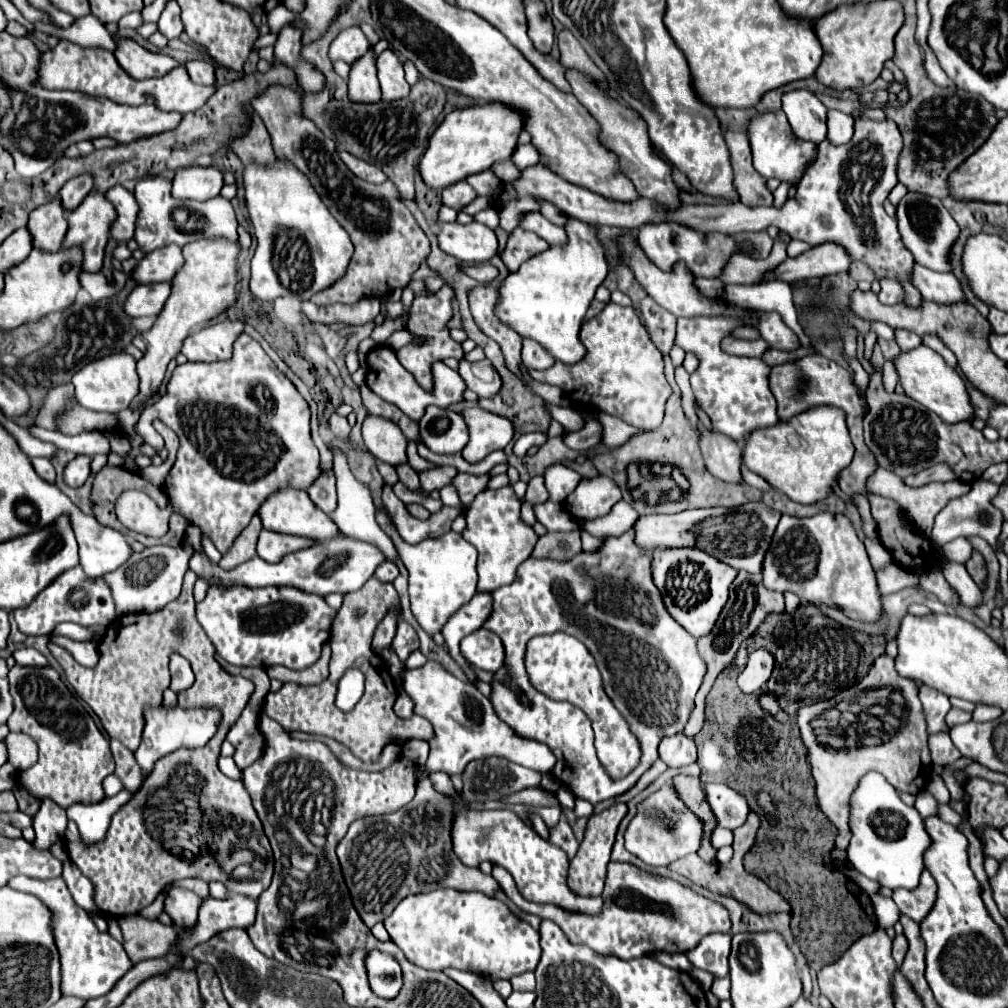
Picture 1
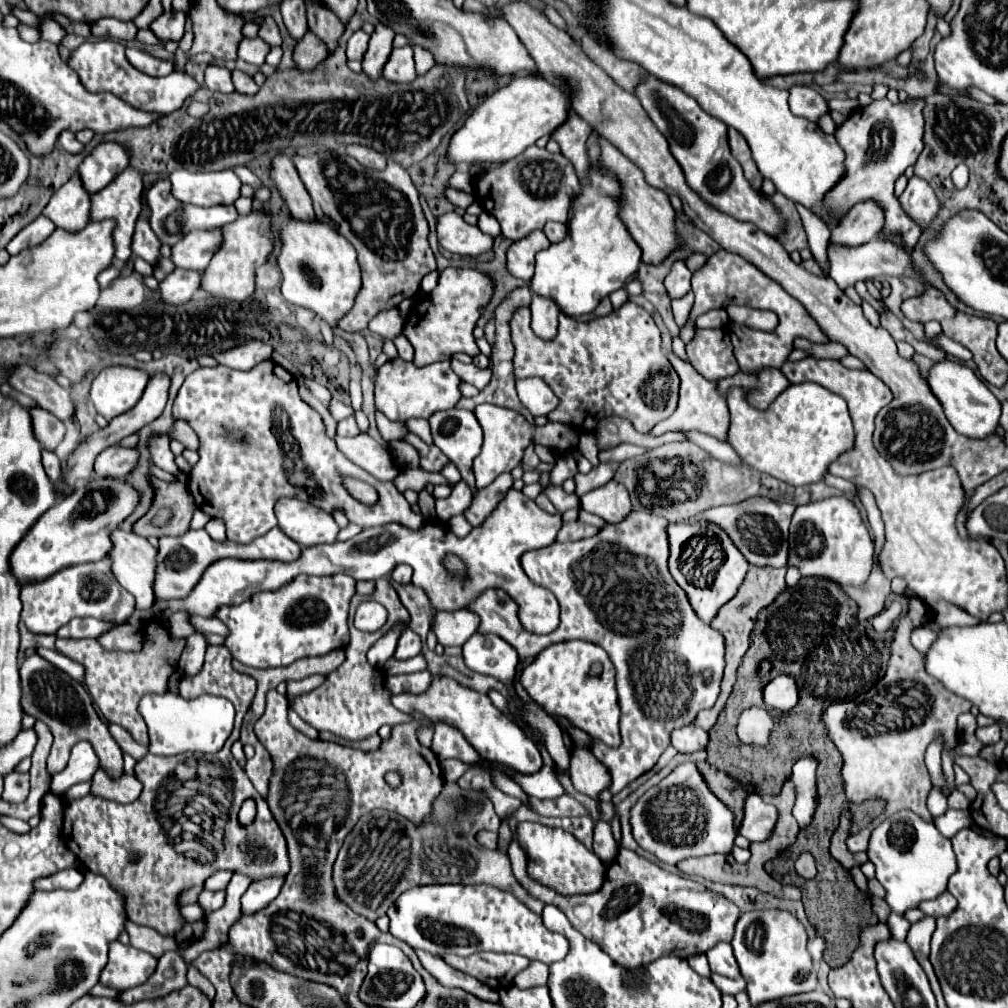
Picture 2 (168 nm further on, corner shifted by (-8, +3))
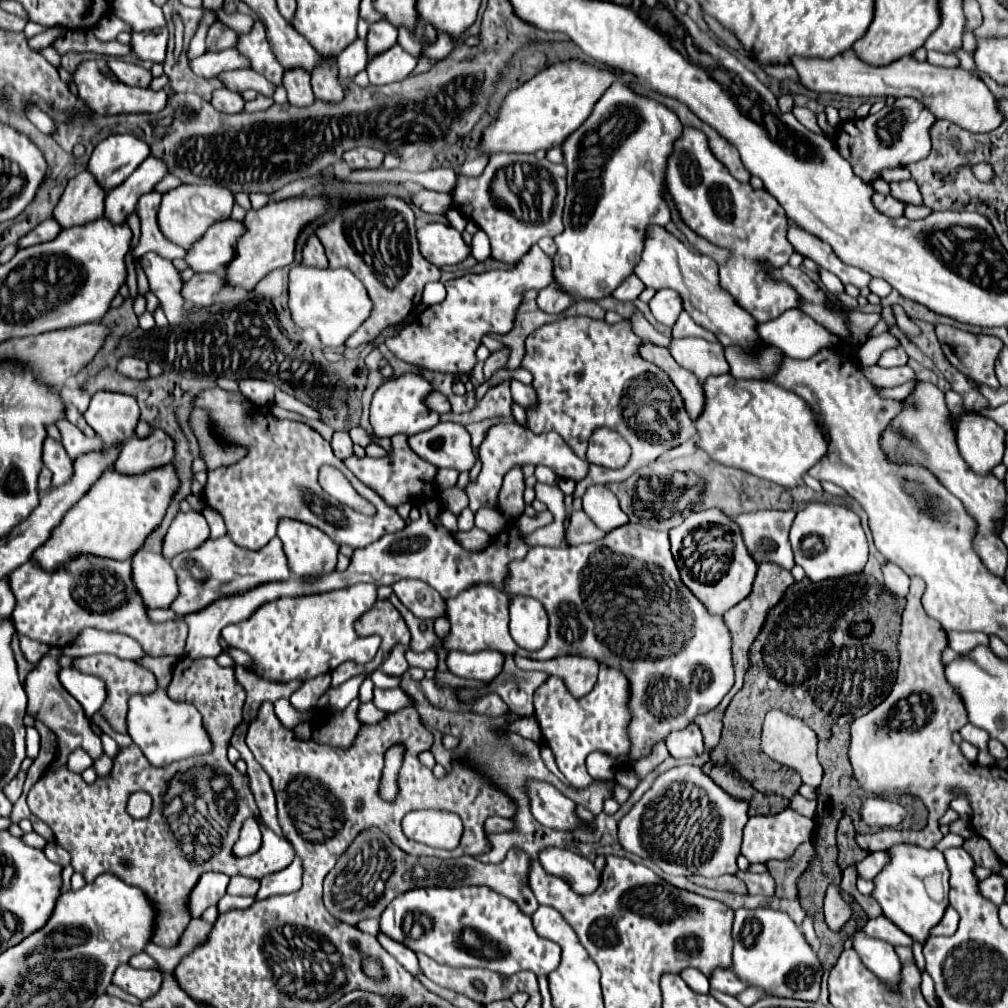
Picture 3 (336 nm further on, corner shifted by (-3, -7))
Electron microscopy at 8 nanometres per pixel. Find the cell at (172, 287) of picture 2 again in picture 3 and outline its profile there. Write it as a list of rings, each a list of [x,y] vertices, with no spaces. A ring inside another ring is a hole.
[[[196,273],[184,283],[182,295],[188,303],[196,307],[208,307],[214,303],[214,295],[226,287],[222,273]]]

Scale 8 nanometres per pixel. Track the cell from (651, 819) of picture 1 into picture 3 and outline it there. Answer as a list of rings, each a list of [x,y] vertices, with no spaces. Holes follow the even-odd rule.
[[[680,765],[656,777],[654,785],[620,821],[618,839],[626,851],[654,861],[668,875],[734,875],[748,807],[744,799],[726,795],[700,767]]]

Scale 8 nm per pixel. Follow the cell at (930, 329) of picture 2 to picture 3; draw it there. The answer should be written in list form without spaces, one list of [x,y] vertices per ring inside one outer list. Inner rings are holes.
[[[894,305],[892,309],[896,318],[896,324],[906,335],[919,335],[921,333],[919,327],[909,319],[901,306]]]

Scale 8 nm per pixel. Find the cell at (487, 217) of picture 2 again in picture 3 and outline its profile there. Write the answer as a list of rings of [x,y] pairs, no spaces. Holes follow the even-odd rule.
[[[478,231],[472,239],[472,257],[476,261],[486,261],[490,257],[490,243],[484,231]]]

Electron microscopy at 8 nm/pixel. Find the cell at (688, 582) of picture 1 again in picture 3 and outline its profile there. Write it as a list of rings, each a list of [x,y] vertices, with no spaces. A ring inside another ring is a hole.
[[[718,507],[690,513],[684,523],[670,529],[672,555],[680,569],[682,581],[714,615],[724,615],[738,601],[742,601],[754,583],[758,563],[750,559],[738,525]]]

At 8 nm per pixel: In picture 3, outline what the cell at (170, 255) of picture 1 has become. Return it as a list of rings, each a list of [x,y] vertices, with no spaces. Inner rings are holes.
[[[226,219],[214,223],[206,235],[194,243],[194,247],[186,253],[186,263],[196,271],[226,271],[230,265],[230,259],[234,259],[234,247],[236,241],[242,237],[244,223]]]

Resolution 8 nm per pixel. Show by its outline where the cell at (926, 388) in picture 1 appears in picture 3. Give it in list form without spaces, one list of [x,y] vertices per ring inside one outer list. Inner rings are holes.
[[[976,413],[962,415],[962,419],[954,419],[954,423],[958,425],[958,447],[968,467],[976,475],[990,475],[1004,457],[1004,429],[992,419],[984,419]]]

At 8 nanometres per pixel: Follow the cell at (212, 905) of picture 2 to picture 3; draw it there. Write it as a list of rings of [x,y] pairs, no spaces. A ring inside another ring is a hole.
[[[224,895],[224,897],[220,899],[220,903],[218,903],[218,909],[220,909],[220,913],[230,911],[230,909],[246,909],[246,907],[250,907],[254,901],[256,901],[256,897],[254,897],[254,895],[252,895],[252,897]]]

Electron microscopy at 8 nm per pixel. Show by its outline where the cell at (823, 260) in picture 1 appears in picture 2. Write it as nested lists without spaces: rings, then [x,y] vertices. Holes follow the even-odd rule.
[[[865,201],[855,205],[855,209],[851,209],[847,217],[843,217],[843,221],[839,221],[835,229],[831,229],[829,241],[835,245],[851,245],[851,247],[863,245],[875,239],[881,227],[883,227],[883,211],[877,207],[877,203]]]

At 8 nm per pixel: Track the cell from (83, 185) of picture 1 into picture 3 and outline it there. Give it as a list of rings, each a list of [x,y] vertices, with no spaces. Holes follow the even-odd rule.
[[[110,135],[104,143],[98,143],[88,171],[94,173],[96,181],[106,189],[114,189],[120,185],[146,157],[150,155],[150,147],[134,137],[134,135]]]

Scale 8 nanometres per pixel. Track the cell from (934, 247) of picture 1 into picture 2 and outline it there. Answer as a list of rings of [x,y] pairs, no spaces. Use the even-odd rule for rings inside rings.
[[[911,177],[907,189],[899,197],[899,203],[903,211],[921,227],[921,231],[927,231],[933,223],[933,219],[941,211],[941,201],[935,197],[935,191],[931,185],[921,177]]]

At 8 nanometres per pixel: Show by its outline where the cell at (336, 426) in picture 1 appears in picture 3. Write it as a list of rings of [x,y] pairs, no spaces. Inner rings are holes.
[[[336,431],[330,443],[332,443],[332,451],[338,459],[348,459],[352,455],[352,439],[346,431]]]

